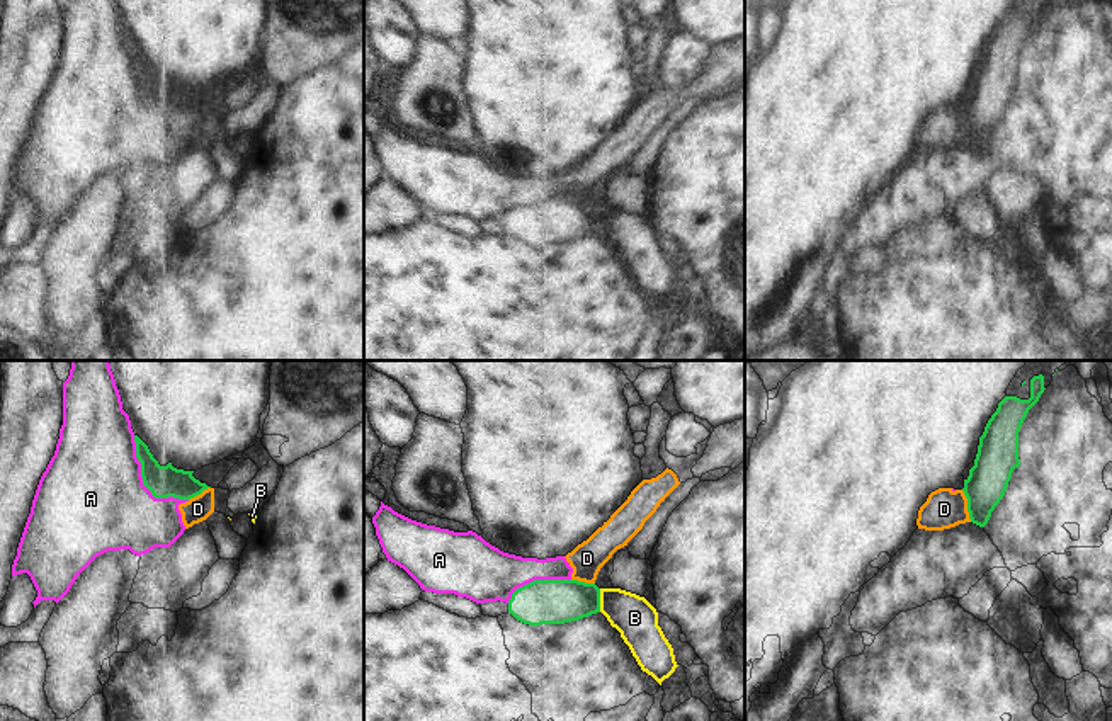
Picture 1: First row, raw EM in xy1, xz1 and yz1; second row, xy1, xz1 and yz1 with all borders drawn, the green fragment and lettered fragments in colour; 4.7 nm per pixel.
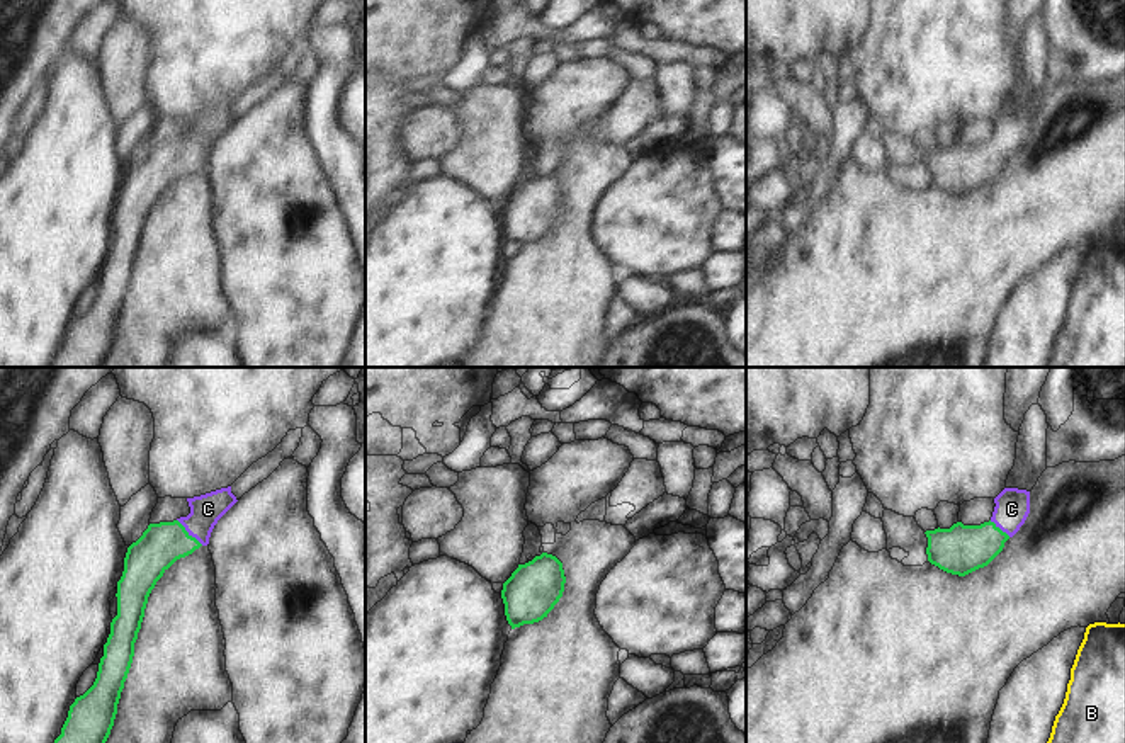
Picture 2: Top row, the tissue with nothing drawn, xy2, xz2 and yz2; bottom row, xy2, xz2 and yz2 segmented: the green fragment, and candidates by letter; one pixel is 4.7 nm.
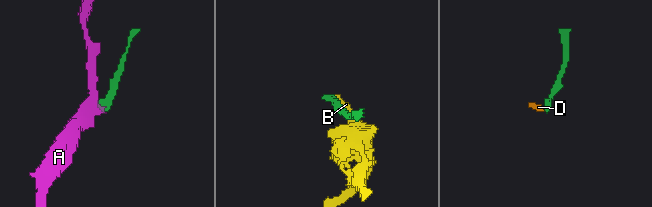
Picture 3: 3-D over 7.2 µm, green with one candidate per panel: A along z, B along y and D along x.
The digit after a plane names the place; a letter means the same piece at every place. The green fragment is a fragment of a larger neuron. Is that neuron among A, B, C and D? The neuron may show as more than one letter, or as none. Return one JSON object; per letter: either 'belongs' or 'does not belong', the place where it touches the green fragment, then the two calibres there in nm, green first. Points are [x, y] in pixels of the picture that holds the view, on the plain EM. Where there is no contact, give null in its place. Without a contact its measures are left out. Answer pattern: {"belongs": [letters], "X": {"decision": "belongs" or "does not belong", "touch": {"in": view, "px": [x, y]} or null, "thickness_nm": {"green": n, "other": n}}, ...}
{"belongs": ["C"], "A": {"decision": "does not belong", "touch": {"in": "xy1", "px": [143, 102]}, "thickness_nm": {"green": 150, "other": 500}}, "B": {"decision": "does not belong", "touch": {"in": "xz1", "px": [599, 220]}, "thickness_nm": {"green": 200, "other": 200}}, "C": {"decision": "belongs", "touch": {"in": "xy2", "px": [187, 152]}, "thickness_nm": {"green": 200, "other": 150}}, "D": {"decision": "does not belong", "touch": {"in": "yz1", "px": [968, 124]}, "thickness_nm": {"green": 190, "other": 190}}}

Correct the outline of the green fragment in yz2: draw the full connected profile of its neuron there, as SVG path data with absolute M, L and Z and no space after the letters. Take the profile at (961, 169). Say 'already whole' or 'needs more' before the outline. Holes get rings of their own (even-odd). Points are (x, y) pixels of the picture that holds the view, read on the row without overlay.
needs more | M1004 107L994 122L989 141L981 145L957 141L950 148L926 150L928 180L958 196L987 185L1025 143L1030 133L1030 111Z

